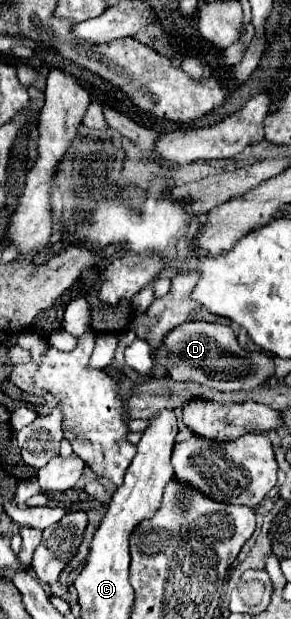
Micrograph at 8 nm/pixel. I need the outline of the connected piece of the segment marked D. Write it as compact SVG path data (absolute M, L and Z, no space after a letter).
M188 321L170 329L156 349L154 361L166 369L172 381L198 383L216 391L256 389L272 375L272 357L244 353L228 325L214 325L206 321Z

